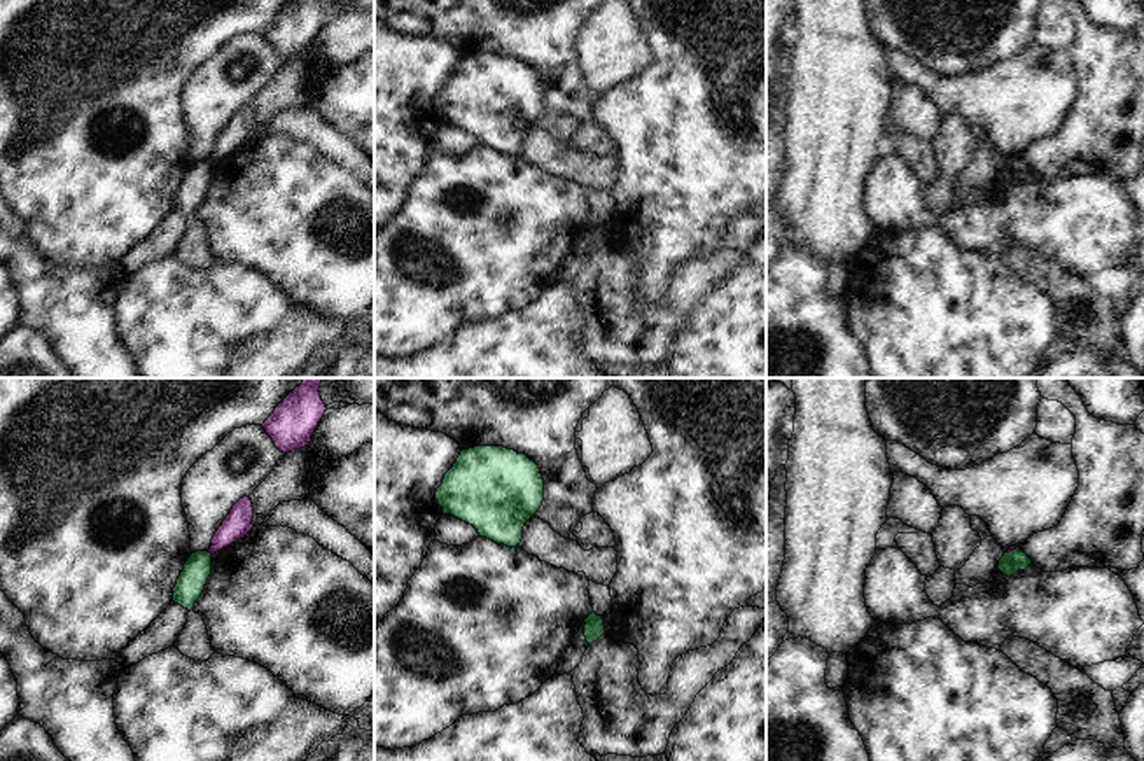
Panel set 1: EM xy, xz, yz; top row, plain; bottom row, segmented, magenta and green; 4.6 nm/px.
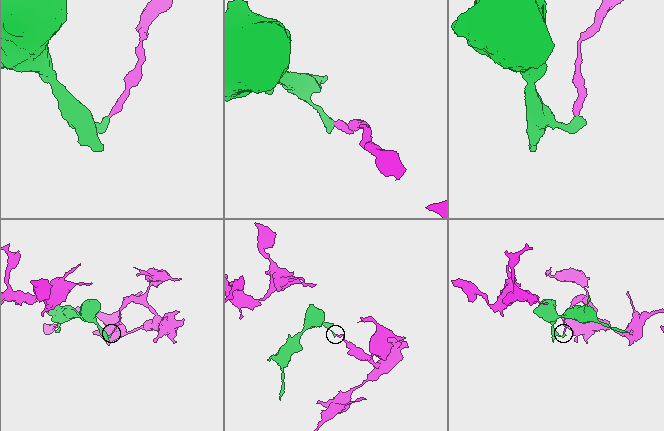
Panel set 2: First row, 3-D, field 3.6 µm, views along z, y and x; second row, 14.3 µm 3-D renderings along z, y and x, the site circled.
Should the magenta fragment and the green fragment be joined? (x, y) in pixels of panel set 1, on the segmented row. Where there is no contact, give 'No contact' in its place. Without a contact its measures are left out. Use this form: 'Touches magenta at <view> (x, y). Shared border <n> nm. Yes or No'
Touches magenta at xy (210, 551). Shared border 30 nm. No

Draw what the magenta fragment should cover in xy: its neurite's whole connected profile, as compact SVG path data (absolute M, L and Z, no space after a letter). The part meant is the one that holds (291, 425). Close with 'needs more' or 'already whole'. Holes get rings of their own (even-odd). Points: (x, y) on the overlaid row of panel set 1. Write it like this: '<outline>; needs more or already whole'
M303 378L262 423L275 446L289 453L310 446L311 436L324 418L325 404L320 397L322 378Z; already whole

